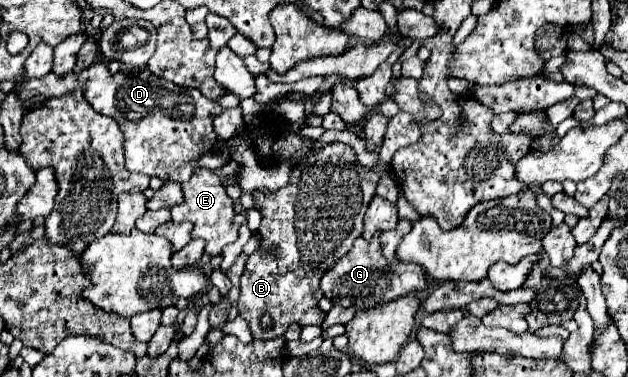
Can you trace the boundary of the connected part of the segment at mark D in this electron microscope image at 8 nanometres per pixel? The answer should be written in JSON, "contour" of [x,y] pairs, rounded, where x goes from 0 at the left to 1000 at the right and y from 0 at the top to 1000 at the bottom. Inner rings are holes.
{"contour":[[[150,167],[127,194],[111,188],[105,199],[89,199],[80,188],[64,210],[48,210],[35,236],[25,236],[25,247],[38,268],[54,252],[70,252],[80,263],[115,247],[124,231],[131,231],[137,268],[146,273],[156,300],[182,310],[191,326],[191,342],[201,358],[197,411],[204,454],[223,454],[268,480],[274,454],[338,401],[338,374],[347,369],[338,342],[338,305],[354,294],[354,284],[334,263],[325,263],[325,252],[312,236],[287,231],[274,215],[239,199],[236,183],[213,194],[188,188],[178,199],[169,167]]]}

